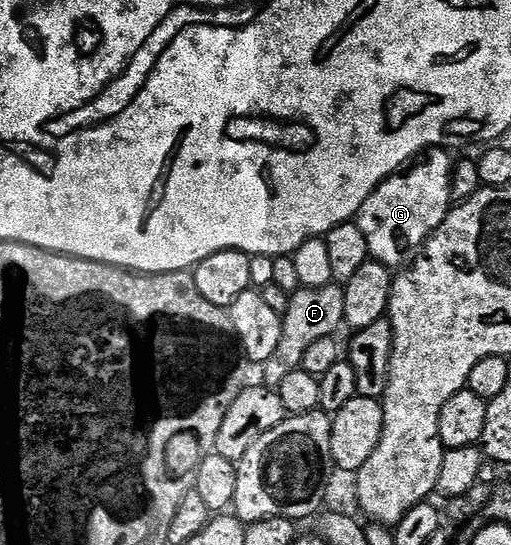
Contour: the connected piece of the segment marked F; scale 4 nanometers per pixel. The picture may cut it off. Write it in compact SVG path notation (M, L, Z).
M333 283L323 288L304 288L293 293L290 305L282 316L282 337L280 346L276 346L276 354L268 358L264 365L266 371L265 387L277 390L284 378L293 371L301 369L305 351L314 342L322 338L333 337L337 328L344 324L344 294L339 285Z

